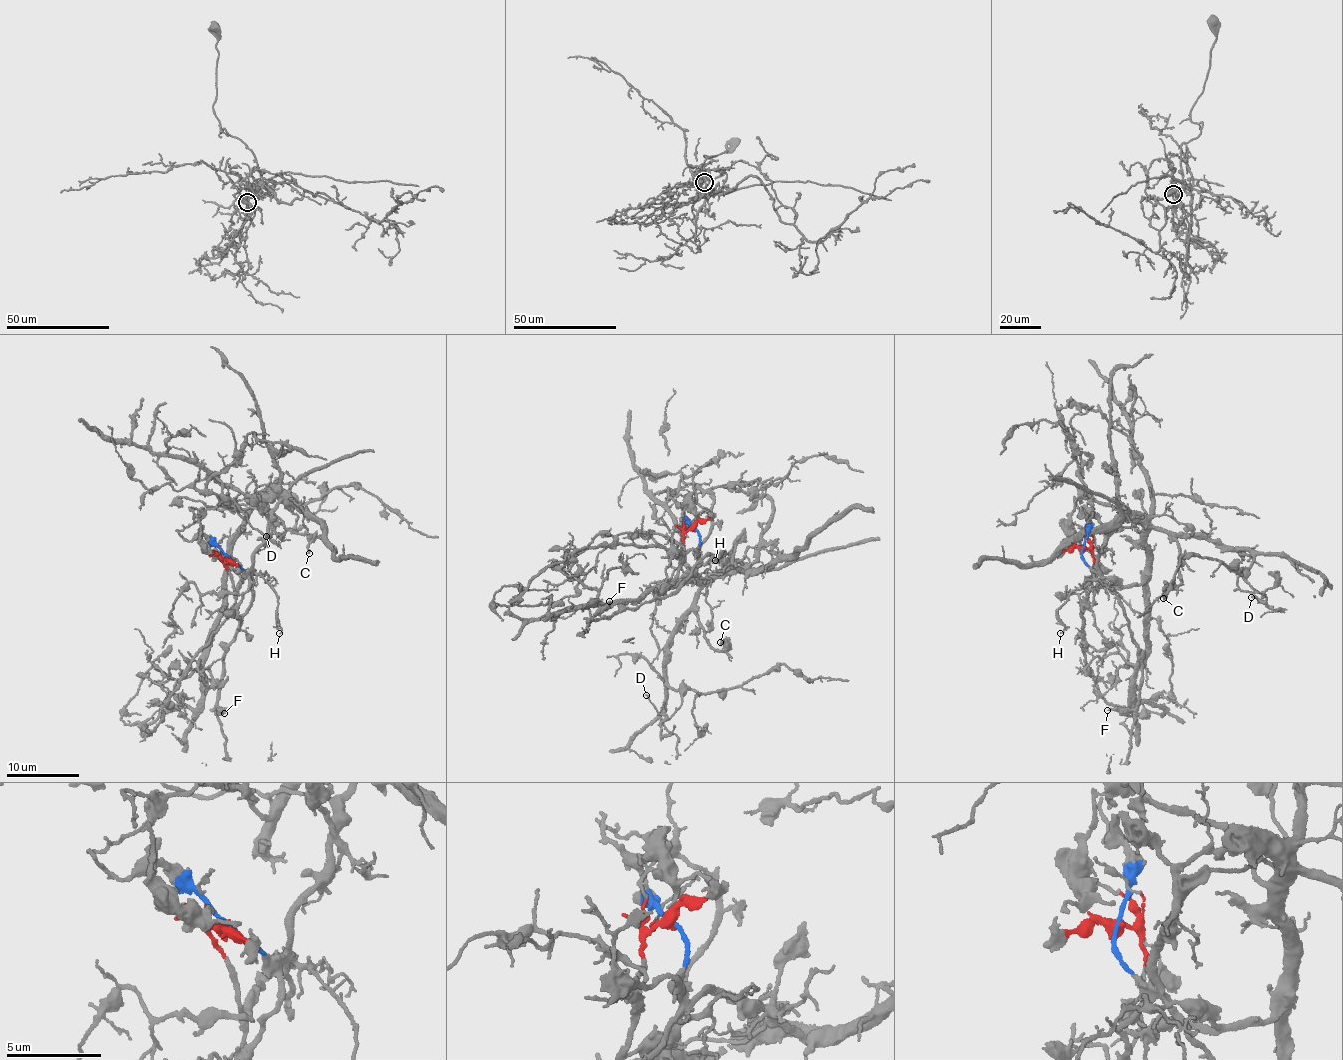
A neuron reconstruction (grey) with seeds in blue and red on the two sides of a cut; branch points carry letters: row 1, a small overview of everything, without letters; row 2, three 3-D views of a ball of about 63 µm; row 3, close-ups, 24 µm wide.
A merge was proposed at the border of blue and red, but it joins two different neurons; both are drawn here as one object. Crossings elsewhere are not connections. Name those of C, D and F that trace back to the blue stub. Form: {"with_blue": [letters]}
{"with_blue": ["F"]}

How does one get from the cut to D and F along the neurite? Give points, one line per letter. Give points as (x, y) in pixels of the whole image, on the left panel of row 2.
D: (227, 557), (235, 589), (244, 581), (232, 535), (265, 491), (299, 515), (266, 537)
F: (227, 557), (251, 573), (254, 584), (251, 607), (223, 658), (216, 707), (224, 713)

